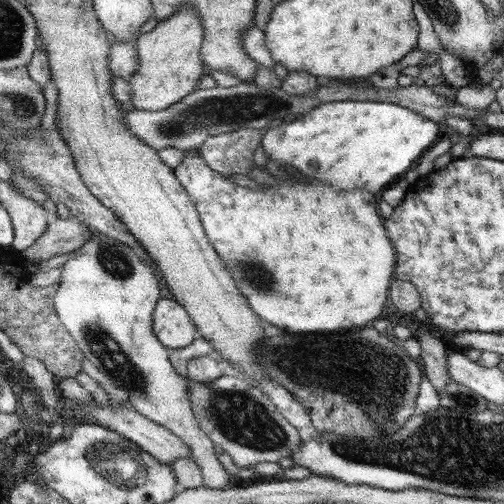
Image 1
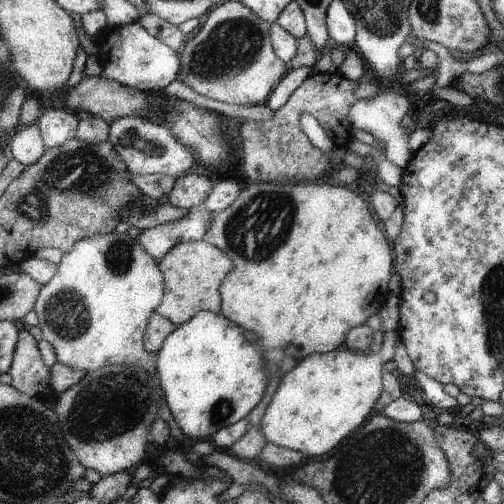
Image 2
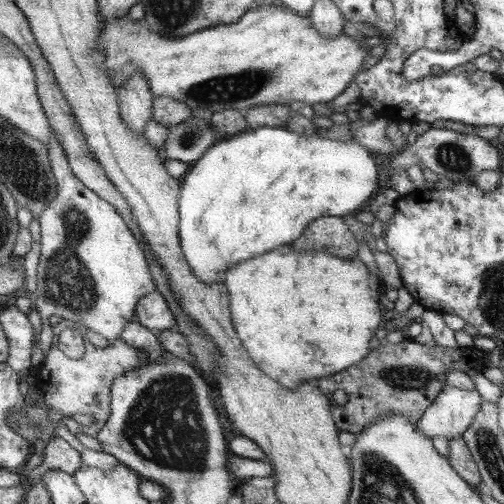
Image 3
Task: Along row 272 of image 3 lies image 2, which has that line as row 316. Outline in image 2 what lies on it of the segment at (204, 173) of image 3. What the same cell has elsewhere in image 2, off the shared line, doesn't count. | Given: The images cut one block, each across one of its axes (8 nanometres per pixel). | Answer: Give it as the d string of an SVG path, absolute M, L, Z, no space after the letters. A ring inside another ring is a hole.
M201 310L185 326L177 326L169 336L165 336L163 346L155 354L155 370L161 376L161 386L165 388L165 402L169 404L169 414L179 430L191 440L207 440L207 436L217 434L217 430L241 422L261 400L265 390L265 356L259 358L259 350L243 340L243 328L225 316Z

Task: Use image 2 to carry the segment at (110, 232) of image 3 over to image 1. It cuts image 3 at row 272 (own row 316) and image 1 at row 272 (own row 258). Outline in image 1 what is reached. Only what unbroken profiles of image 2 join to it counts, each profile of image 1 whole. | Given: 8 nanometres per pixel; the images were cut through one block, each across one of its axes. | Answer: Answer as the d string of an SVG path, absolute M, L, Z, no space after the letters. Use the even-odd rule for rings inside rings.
M93 234L73 258L61 268L61 280L53 308L67 332L77 342L85 360L89 360L103 376L115 386L131 394L129 404L179 436L191 450L191 458L201 470L203 488L227 490L235 484L217 460L217 448L197 426L197 418L187 396L187 378L177 376L177 370L169 362L169 348L159 342L153 332L151 312L155 302L161 302L161 286L153 276L153 270L137 258L137 254L103 234Z

